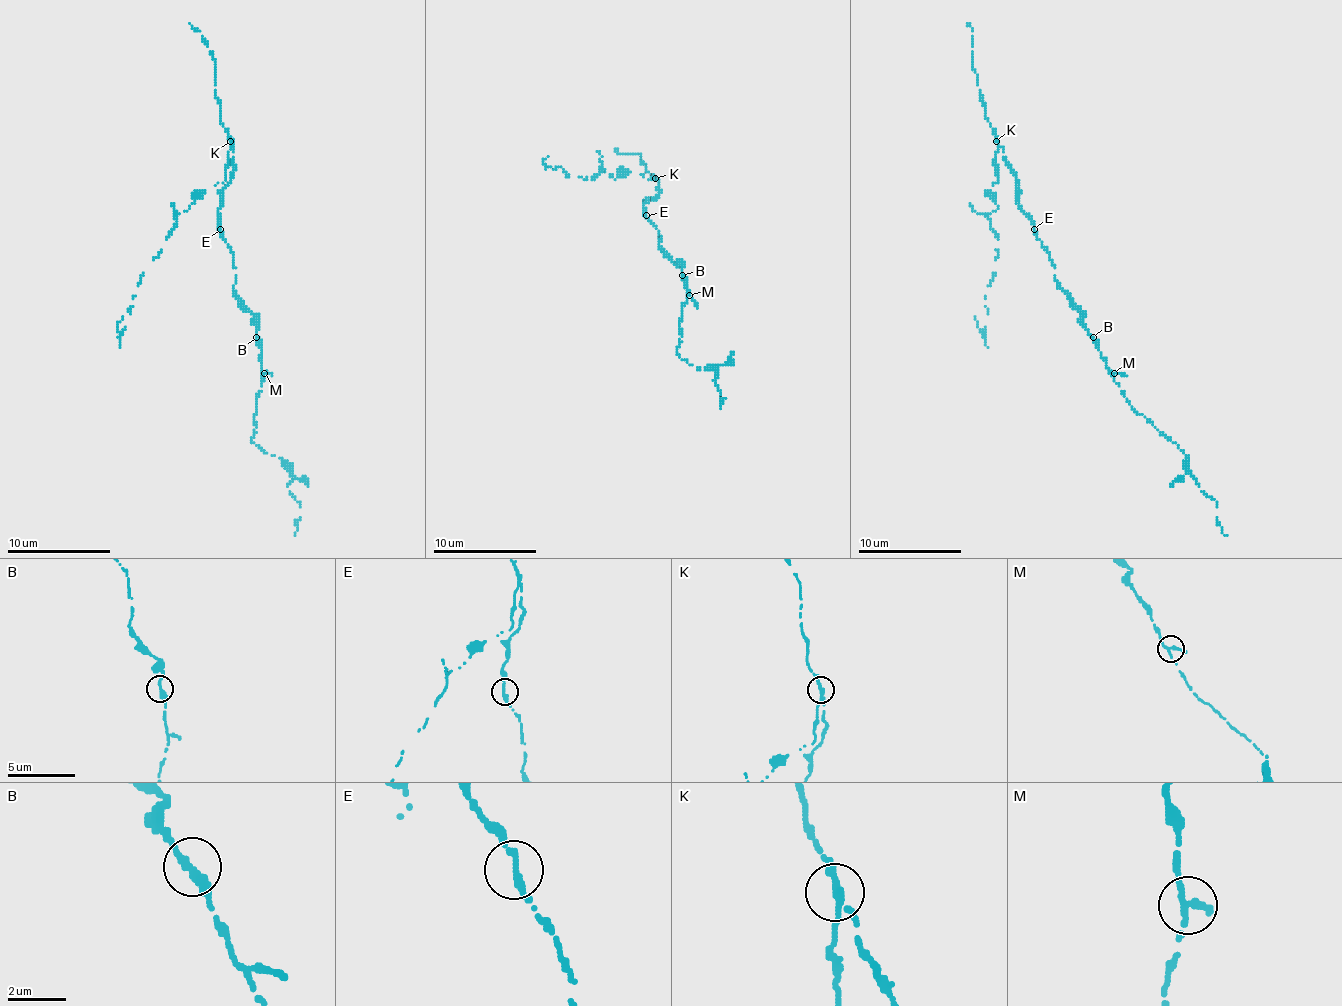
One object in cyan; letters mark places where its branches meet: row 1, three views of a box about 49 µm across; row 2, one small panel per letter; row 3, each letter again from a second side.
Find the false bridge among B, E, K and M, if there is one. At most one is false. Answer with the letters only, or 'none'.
K

